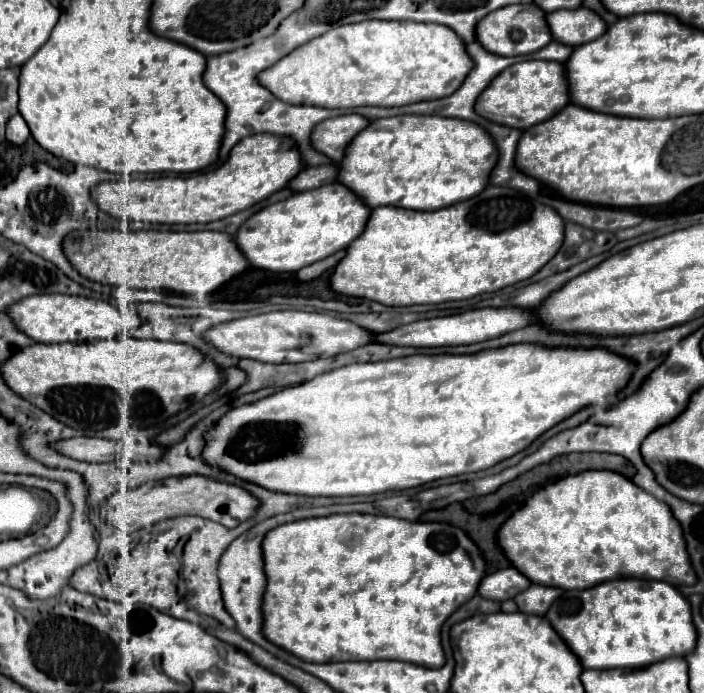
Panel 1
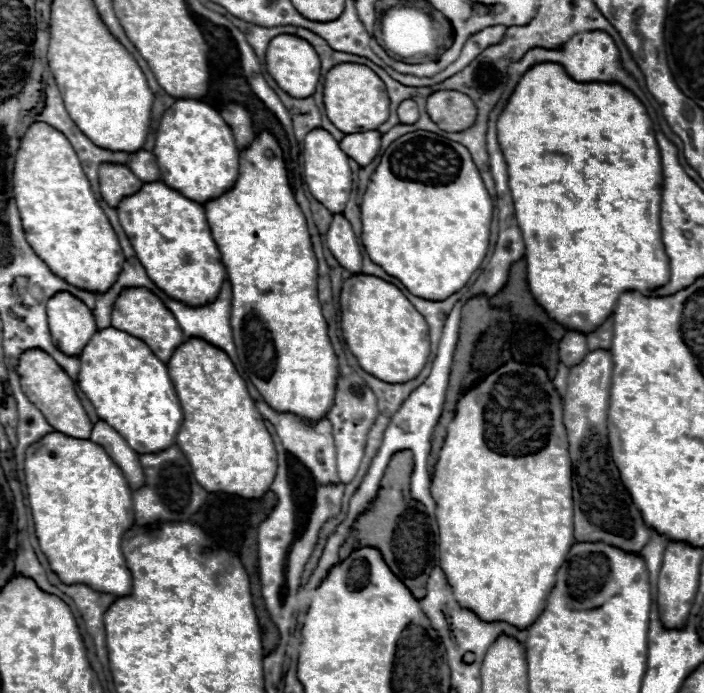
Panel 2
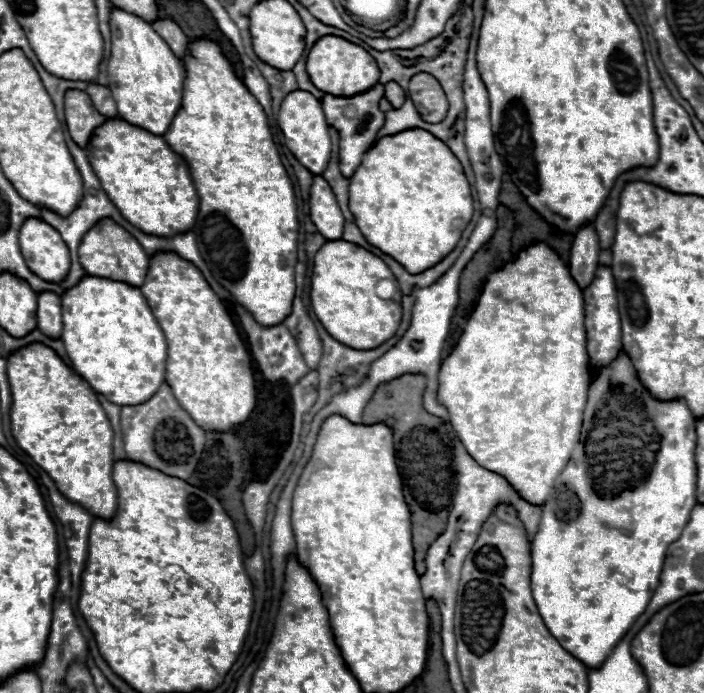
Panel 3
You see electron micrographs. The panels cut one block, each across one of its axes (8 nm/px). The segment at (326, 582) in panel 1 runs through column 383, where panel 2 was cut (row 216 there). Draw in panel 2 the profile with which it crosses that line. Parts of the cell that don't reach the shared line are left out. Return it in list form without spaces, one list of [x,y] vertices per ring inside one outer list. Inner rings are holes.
[[[536,64],[526,72],[514,94],[510,96],[510,102],[506,104],[502,116],[498,118],[498,144],[504,152],[506,164],[508,164],[508,182],[510,192],[514,200],[514,214],[518,220],[518,228],[522,230],[524,246],[526,246],[526,280],[528,288],[536,300],[538,306],[544,308],[550,320],[562,324],[566,330],[594,332],[604,320],[614,312],[614,306],[618,302],[618,296],[634,290],[640,294],[652,296],[656,288],[662,288],[668,282],[670,270],[668,270],[668,256],[664,252],[662,234],[660,234],[660,182],[662,182],[662,164],[658,154],[656,136],[652,130],[652,120],[644,108],[644,104],[624,86],[620,84],[604,84],[604,82],[574,82],[568,74],[564,74],[564,68],[560,64]]]

